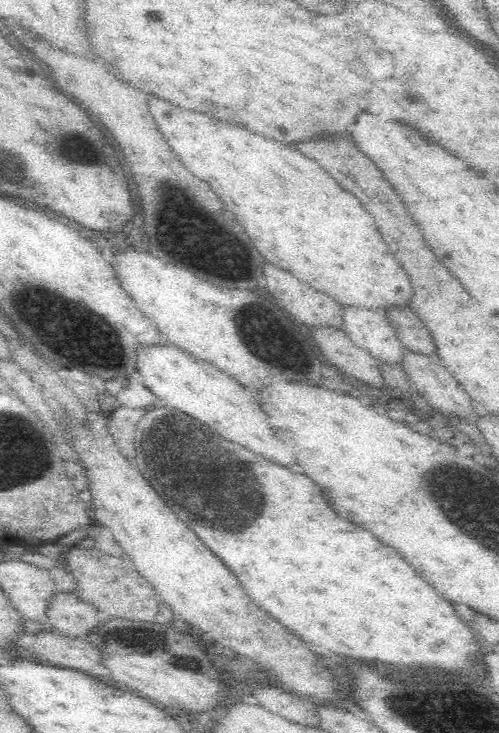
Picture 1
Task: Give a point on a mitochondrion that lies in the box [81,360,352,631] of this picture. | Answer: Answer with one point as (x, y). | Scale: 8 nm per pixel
(232, 505)

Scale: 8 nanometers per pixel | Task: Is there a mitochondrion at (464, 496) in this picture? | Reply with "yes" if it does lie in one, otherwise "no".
yes

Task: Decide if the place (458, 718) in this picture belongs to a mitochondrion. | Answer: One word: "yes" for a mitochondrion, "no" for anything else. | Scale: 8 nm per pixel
yes

